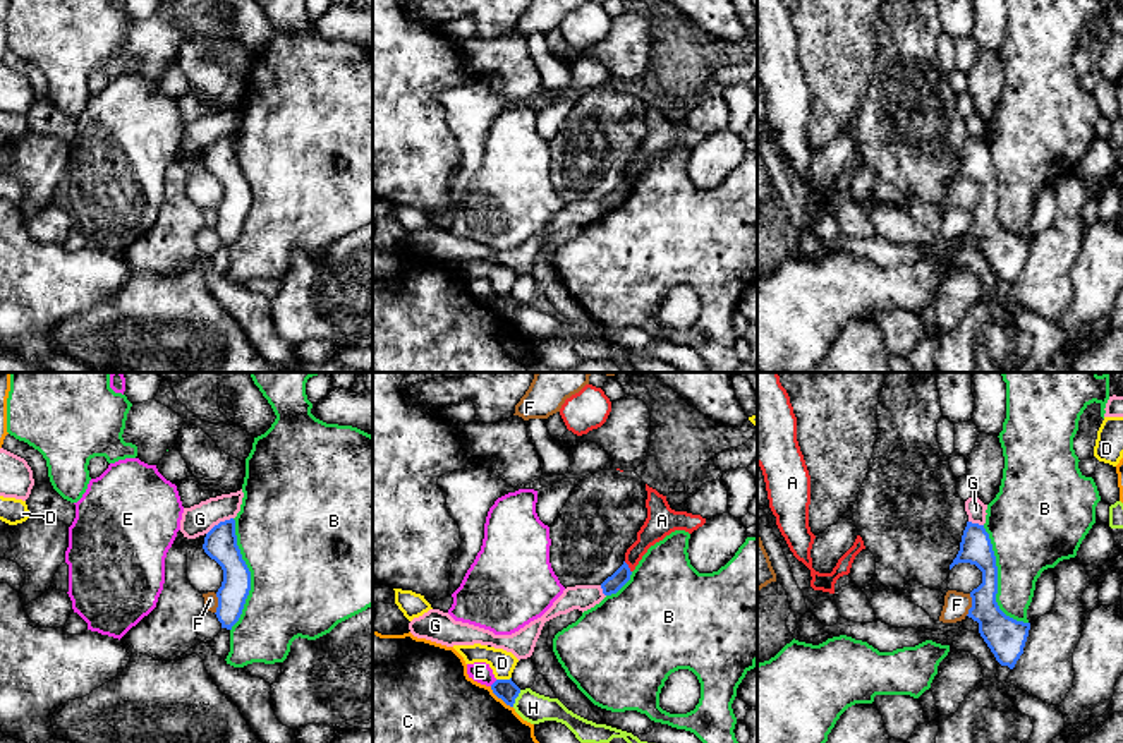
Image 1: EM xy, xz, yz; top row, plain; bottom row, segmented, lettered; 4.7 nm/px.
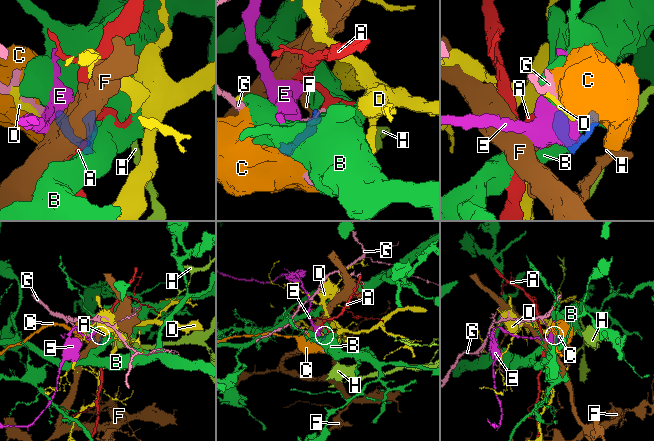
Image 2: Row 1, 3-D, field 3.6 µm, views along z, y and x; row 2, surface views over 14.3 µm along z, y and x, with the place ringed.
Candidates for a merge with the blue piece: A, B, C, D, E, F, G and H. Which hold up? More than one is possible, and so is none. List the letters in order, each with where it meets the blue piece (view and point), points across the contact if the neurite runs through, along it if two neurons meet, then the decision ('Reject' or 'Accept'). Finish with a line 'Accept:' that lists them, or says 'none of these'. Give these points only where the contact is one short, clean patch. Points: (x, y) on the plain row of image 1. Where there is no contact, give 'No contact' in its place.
A: Touches blue at xz (627, 182). Path across: xz (622, 191), (627, 182), (658, 139). Accept
B: Touches blue at xy (249, 191). Reject
C: Touches blue at xz (500, 313). Boundary: xz (490, 302), (512, 323). Reject
D: Touches blue at xz (503, 295). Boundary: xz (510, 292), (497, 295). Reject
E: Touches blue at xz (495, 297). Boundary: xz (497, 295), (490, 301). Reject
F: Touches blue at yz (972, 220). Boundary: yz (971, 210), (971, 223), (965, 230). Reject
G: Touches blue at xy (220, 138). Boundary: xy (232, 132), (218, 138), (206, 150). Reject
H: Touches blue at xz (515, 313). Boundary: xz (521, 306), (512, 321). Reject
Accept: A

